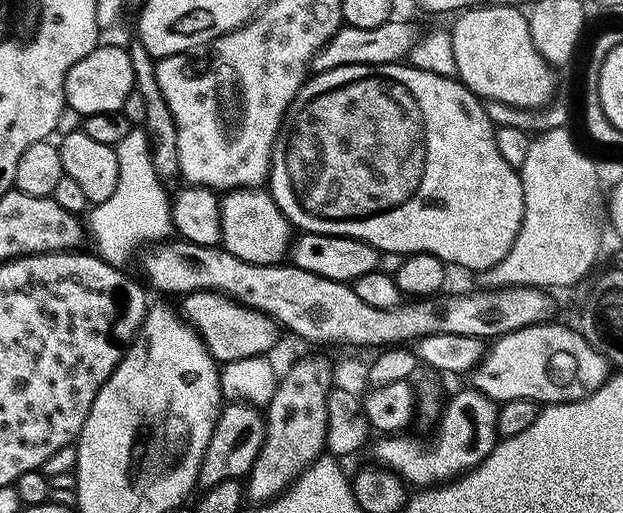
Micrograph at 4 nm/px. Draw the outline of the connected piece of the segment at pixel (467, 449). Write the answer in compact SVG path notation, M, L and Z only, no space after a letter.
M465 386L461 392L454 393L452 401L445 408L443 405L439 420L436 437L425 448L422 441L411 440L408 434L392 434L387 438L380 438L376 445L371 445L372 452L376 455L375 463L389 468L413 489L423 490L437 484L446 484L463 476L471 468L477 468L498 442L497 401L491 400L474 387Z

